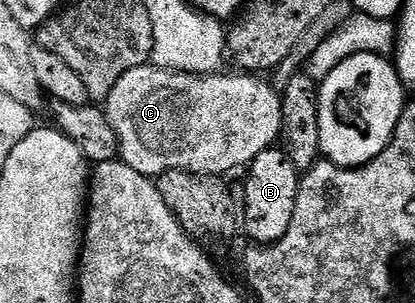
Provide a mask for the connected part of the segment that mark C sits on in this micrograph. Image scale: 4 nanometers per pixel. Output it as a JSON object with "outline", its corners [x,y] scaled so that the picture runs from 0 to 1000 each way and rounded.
{"outline":[[[366,211],[316,224],[316,238],[306,238],[306,251],[296,251],[296,264],[287,264],[287,277],[277,277],[277,290],[267,290],[260,323],[248,340],[253,383],[267,409],[267,422],[277,422],[289,531],[304,535],[316,554],[325,554],[325,568],[335,568],[345,581],[371,594],[393,568],[412,568],[414,561],[439,561],[463,574],[552,581],[559,561],[571,561],[578,548],[581,558],[598,551],[600,538],[614,528],[614,515],[624,515],[624,502],[651,492],[677,449],[677,317],[655,297],[646,267],[634,264],[634,271],[627,271],[619,261],[627,254],[612,251],[607,241],[542,241],[436,244],[429,231],[398,231],[390,218],[371,218]]]}

